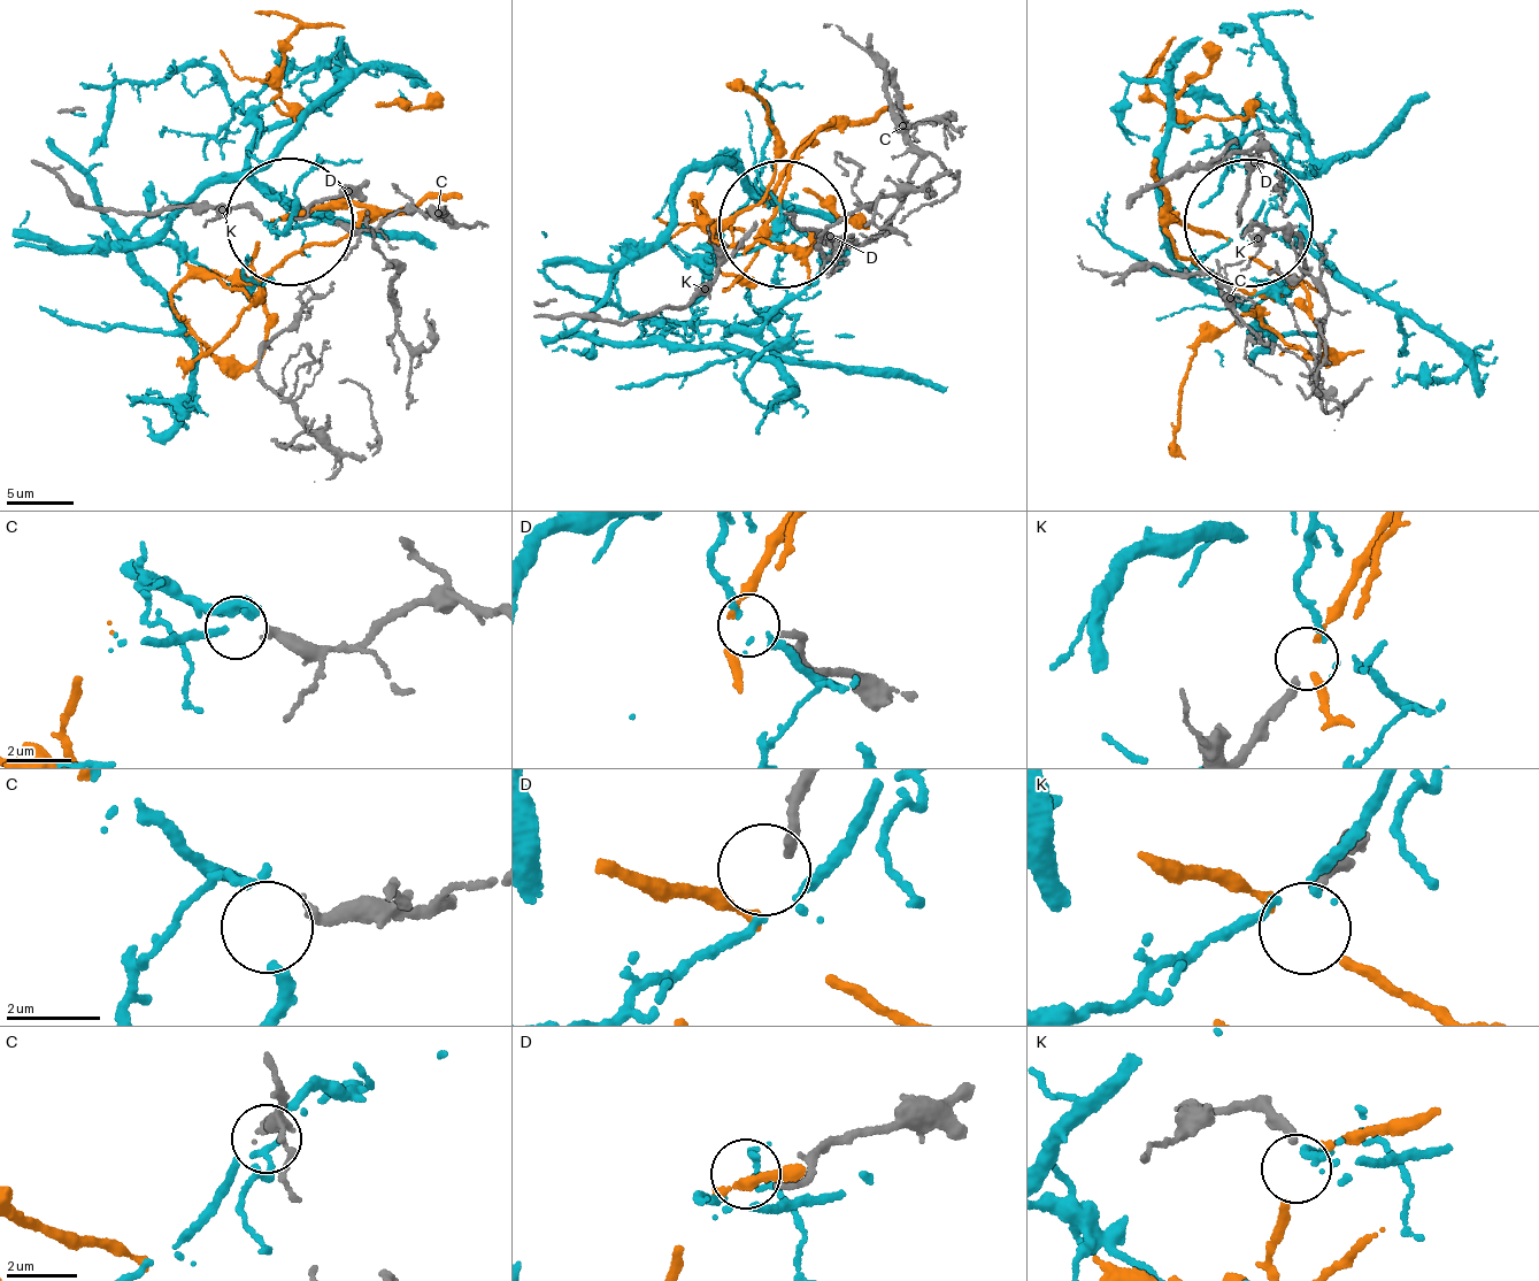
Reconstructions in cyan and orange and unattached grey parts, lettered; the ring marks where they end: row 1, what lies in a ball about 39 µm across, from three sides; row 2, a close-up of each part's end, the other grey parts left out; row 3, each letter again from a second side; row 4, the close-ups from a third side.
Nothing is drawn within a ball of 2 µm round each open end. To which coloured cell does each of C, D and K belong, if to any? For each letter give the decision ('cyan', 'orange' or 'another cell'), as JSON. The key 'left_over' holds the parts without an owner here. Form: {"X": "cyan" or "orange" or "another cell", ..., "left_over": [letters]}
{"C": "another cell", "D": "another cell", "K": "orange", "left_over": ["C", "D"]}

